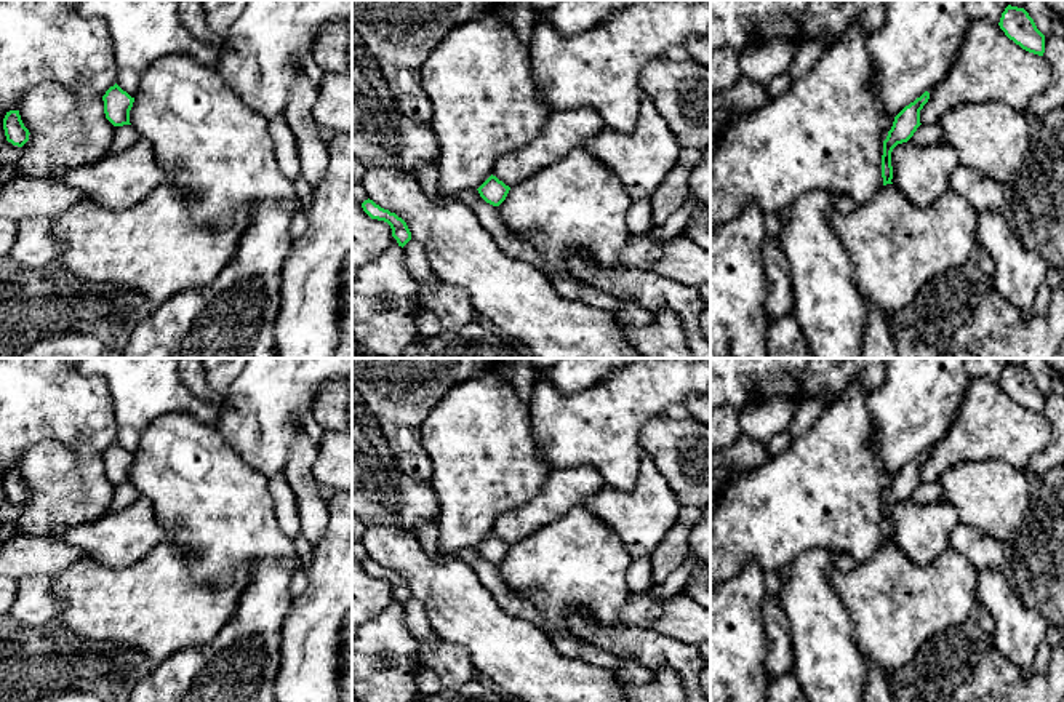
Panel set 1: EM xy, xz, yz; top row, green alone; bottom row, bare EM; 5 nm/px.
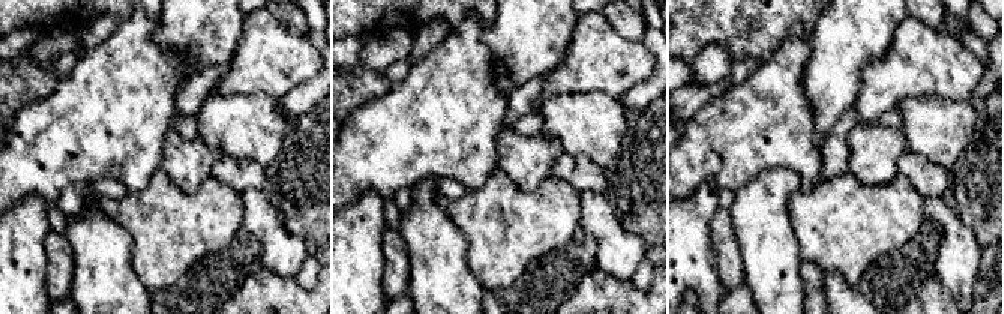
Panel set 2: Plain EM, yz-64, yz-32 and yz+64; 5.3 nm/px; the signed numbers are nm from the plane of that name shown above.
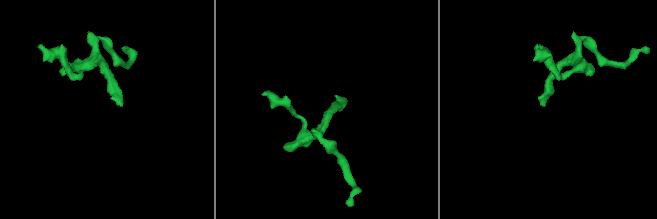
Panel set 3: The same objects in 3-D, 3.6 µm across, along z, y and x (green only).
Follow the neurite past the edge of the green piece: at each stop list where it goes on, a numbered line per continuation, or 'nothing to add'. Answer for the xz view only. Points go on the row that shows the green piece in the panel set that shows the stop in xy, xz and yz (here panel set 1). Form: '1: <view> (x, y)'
nothing to add

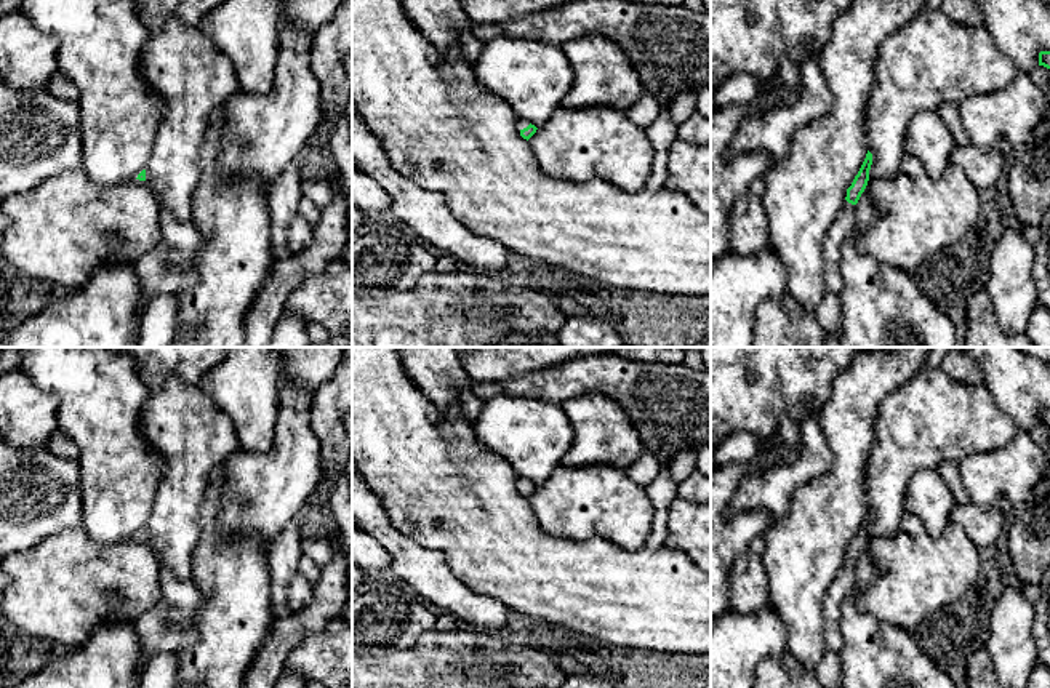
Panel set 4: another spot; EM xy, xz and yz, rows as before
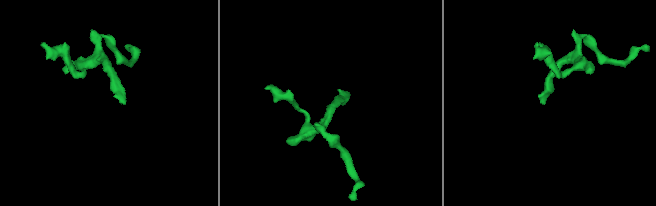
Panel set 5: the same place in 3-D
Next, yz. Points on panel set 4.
1: yz (841, 228)

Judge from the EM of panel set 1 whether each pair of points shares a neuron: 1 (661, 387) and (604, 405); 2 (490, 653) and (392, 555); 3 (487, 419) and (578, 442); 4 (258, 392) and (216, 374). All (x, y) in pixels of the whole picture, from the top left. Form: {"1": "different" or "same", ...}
{"1": "same", "2": "same", "3": "different", "4": "different"}

